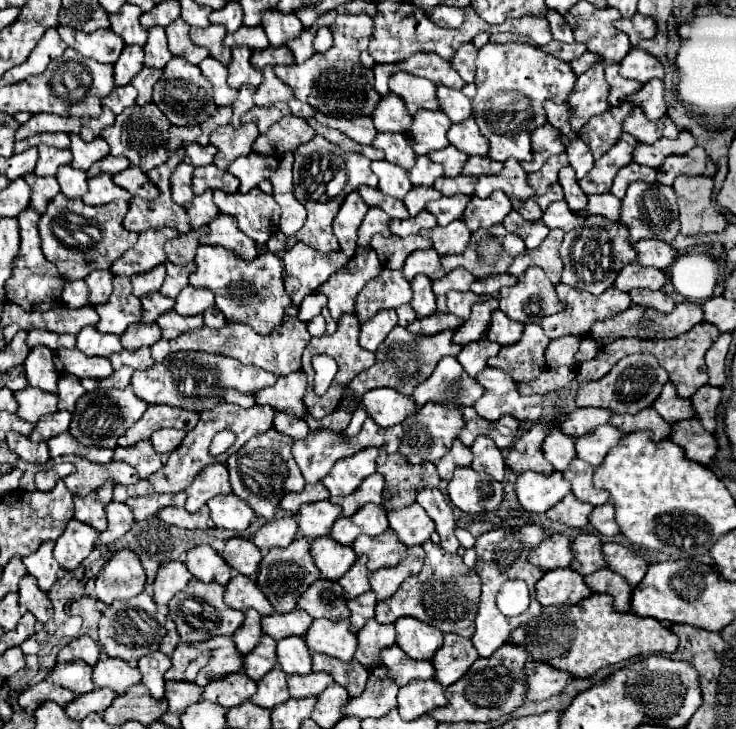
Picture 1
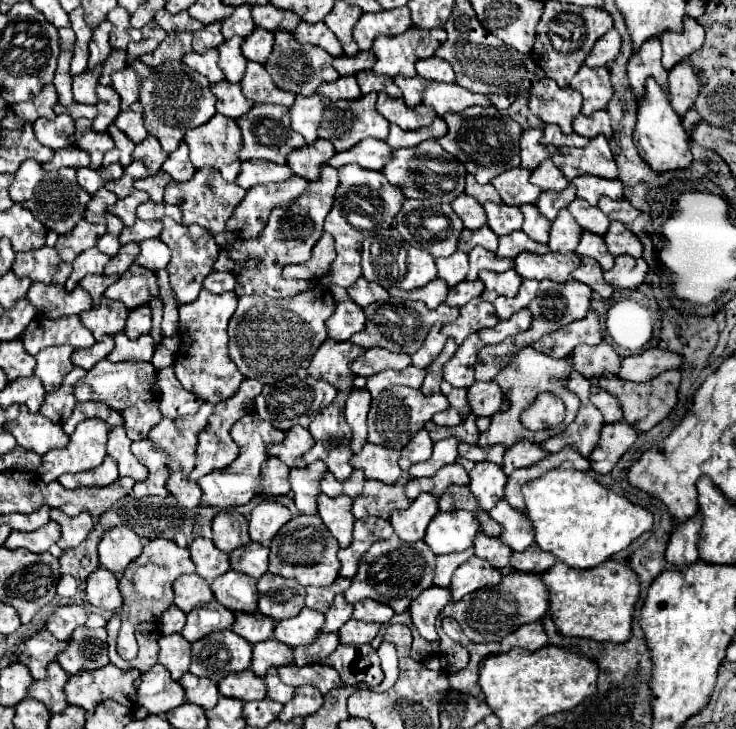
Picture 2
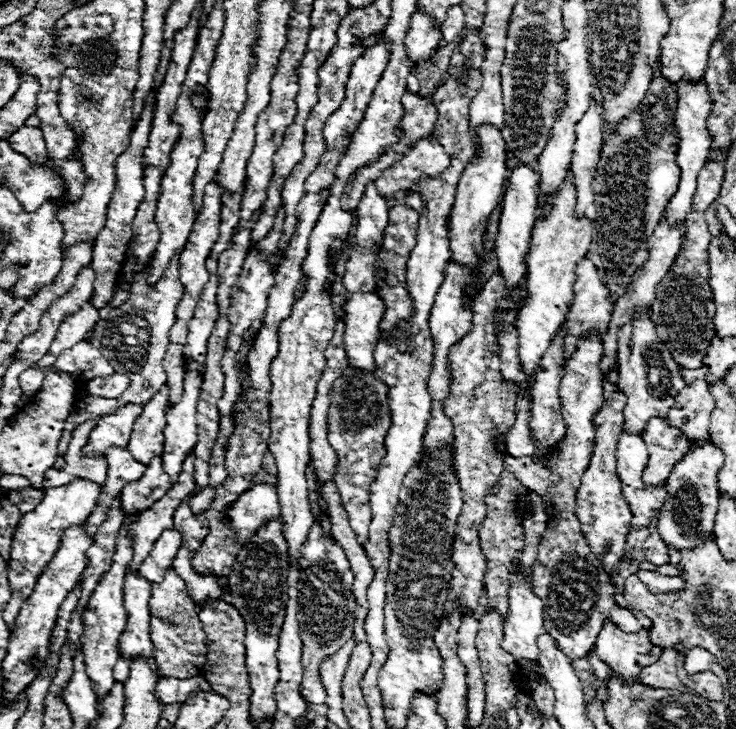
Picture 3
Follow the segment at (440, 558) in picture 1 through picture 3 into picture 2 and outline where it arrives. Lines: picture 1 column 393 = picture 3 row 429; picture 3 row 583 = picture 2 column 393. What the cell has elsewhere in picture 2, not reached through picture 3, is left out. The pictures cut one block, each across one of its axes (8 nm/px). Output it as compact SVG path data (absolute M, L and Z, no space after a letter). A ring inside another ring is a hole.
M360 600L354 606L354 620L362 620L362 622L378 622L378 624L386 624L390 622L394 610L388 608L386 604L380 604L376 600Z

